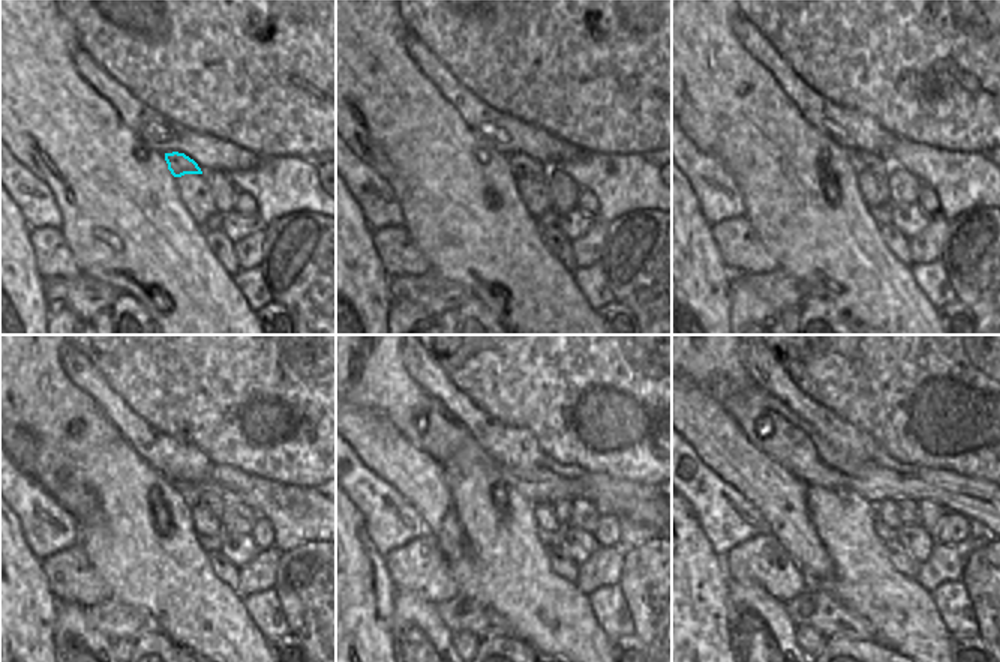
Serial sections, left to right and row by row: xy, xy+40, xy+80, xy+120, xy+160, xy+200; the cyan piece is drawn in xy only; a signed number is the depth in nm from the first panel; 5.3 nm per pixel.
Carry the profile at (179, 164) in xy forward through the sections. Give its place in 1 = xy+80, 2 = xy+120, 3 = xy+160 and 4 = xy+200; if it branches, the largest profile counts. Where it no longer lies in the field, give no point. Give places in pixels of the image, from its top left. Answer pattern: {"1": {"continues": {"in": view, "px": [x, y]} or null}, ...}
{"1": {"continues": {"in": "xy+80", "px": [880, 165]}}, "2": {"continues": {"in": "xy+120", "px": [207, 496]}}, "3": {"continues": {"in": "xy+160", "px": [562, 508]}}, "4": {"continues": {"in": "xy+200", "px": [907, 508]}}}

